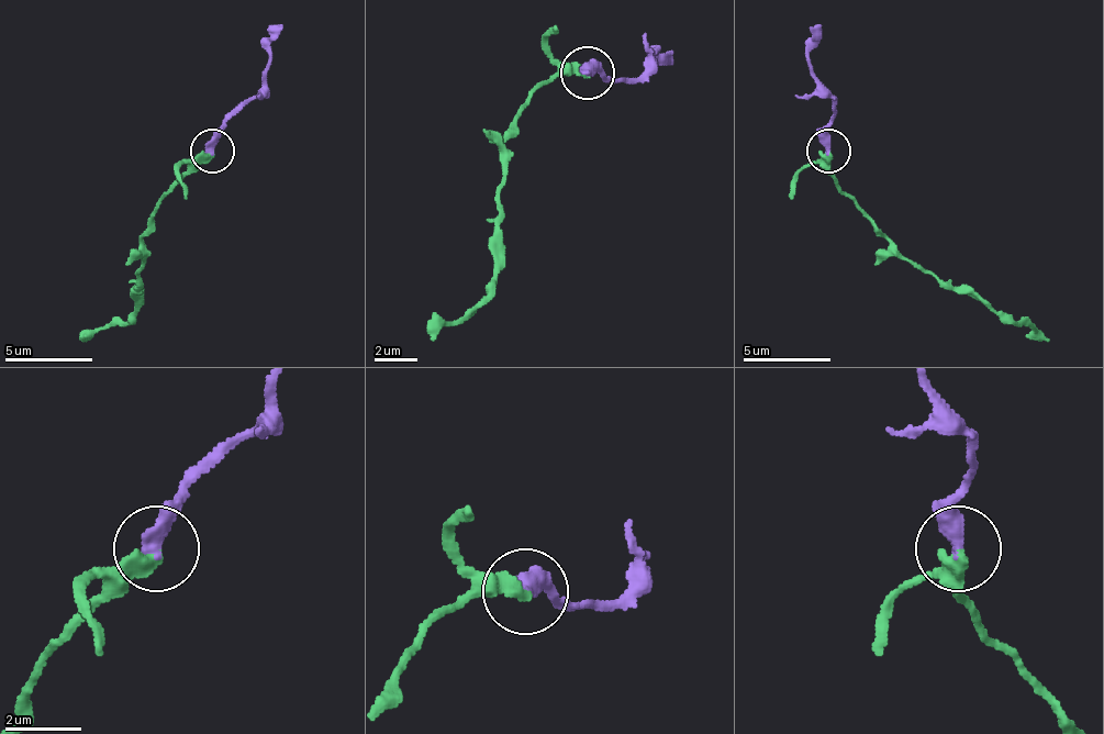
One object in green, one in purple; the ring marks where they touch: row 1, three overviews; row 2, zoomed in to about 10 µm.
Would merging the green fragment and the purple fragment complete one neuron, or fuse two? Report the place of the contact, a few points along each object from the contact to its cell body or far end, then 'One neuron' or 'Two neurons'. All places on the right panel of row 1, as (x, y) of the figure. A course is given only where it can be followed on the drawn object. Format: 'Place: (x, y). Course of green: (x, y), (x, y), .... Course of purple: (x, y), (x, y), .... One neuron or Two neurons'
Place: (828, 151). Course of green: (829, 152), (834, 182), (904, 257), (1049, 341). Course of purple: (829, 152), (834, 99), (807, 55), (807, 42), (821, 24). One neuron

